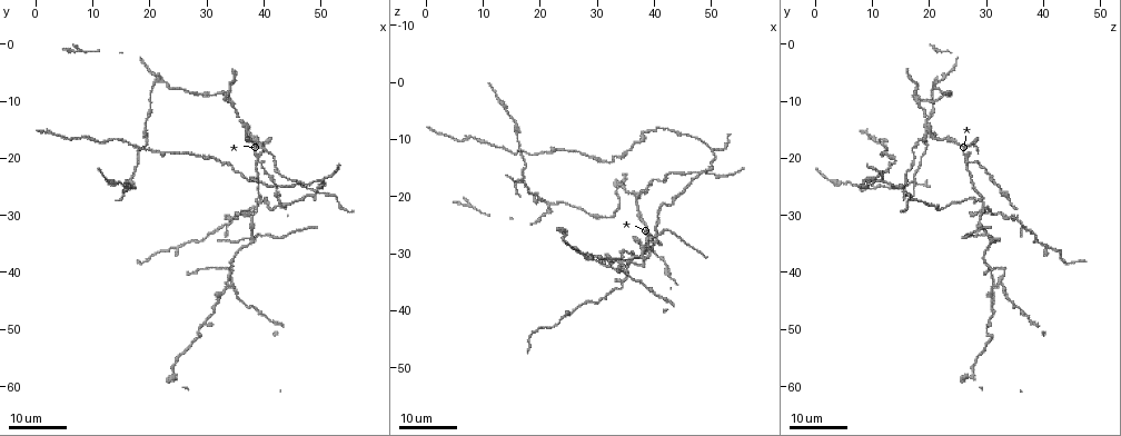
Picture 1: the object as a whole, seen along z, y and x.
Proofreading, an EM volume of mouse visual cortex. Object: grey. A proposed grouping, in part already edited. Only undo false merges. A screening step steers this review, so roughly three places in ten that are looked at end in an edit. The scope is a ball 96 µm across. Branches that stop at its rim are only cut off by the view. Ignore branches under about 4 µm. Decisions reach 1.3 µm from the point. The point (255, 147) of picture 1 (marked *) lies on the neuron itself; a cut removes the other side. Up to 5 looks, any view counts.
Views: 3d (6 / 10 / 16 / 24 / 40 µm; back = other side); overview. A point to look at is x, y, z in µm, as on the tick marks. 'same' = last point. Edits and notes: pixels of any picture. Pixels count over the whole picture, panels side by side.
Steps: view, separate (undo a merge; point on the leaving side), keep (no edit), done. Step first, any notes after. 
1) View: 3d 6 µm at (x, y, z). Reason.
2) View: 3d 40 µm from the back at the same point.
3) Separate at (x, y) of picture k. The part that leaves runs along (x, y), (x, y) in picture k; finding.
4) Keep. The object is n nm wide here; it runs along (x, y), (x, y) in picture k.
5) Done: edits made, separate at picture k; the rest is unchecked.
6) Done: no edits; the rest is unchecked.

View: 3d 24 µm at (39.0, 20.5, 26.5). Arms part here.

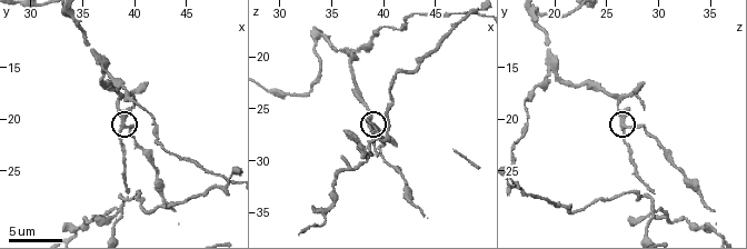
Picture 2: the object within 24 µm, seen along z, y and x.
View: 3d 6 µm at (39.4, 20.8, 26.6).

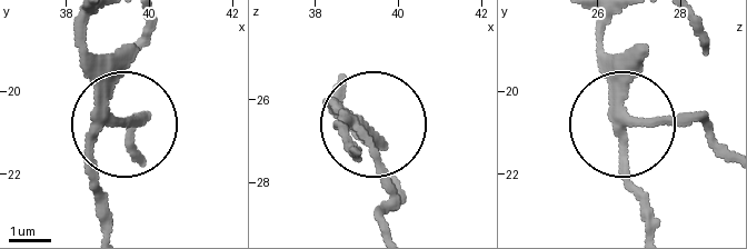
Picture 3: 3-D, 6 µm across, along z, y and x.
Keep. The side arm is 16 µm long; 3 arms meet here; one neuron here.

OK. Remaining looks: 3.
View: 3d 16 µm at (21.5, 6.0, 22.0). Two arms in line, one across.

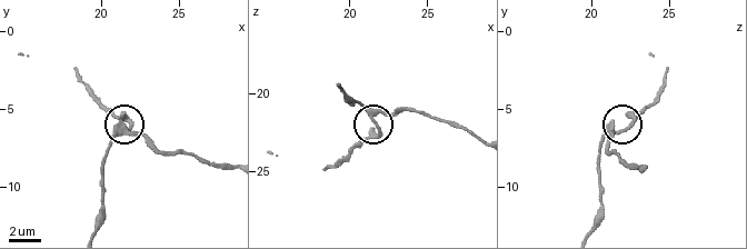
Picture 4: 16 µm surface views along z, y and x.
View: 3d 6 µm at (21.4, 6.6, 21.4).

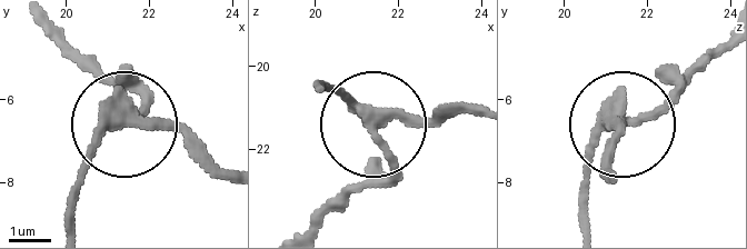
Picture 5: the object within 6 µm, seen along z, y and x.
Separate at (83, 166) of picture 5. 3 arms meet here; the part that leaves runs along (112, 119), (70, 222) in picture 5; a second neuron is stuck on.

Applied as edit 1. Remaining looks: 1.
Done: edits made, separate at picture 5; the rest is unchecked.

